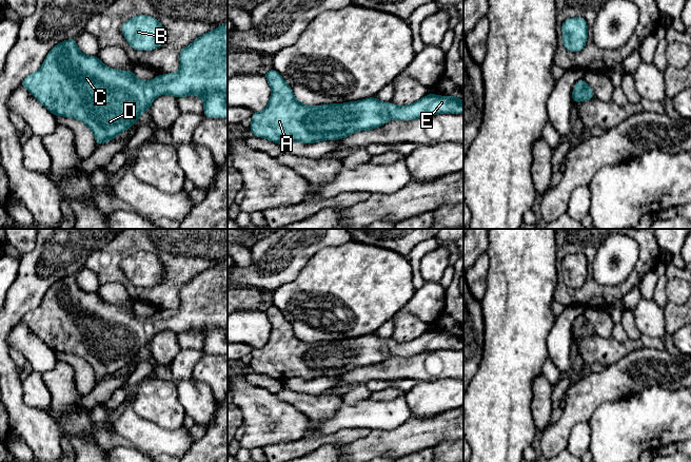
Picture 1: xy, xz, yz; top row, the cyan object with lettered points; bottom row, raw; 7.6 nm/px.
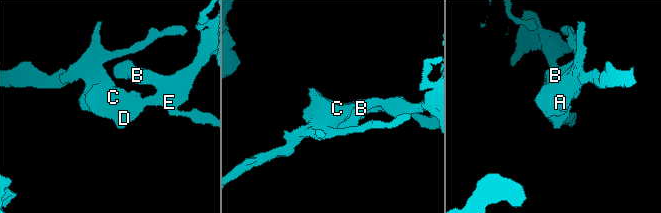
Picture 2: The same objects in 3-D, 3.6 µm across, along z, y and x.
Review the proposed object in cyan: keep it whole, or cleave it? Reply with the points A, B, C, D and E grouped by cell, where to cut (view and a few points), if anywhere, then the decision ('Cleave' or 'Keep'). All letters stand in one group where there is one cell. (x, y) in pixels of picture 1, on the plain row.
Groups: A B C D E. No split. Keep

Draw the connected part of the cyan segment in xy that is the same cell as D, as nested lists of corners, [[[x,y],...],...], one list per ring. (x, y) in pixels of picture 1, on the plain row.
[[[228,258],[197,273],[189,283],[182,284],[179,294],[180,306],[178,308],[157,311],[152,317],[143,317],[135,313],[133,306],[114,306],[104,302],[97,292],[82,290],[77,284],[76,274],[73,274],[55,282],[46,291],[42,303],[26,312],[21,322],[55,352],[72,353],[84,359],[94,369],[97,382],[112,377],[121,368],[129,366],[140,355],[142,348],[149,347],[159,331],[170,330],[176,334],[187,331],[199,332],[204,339],[205,353],[228,353],[228,344],[224,342],[224,336],[228,334]]]

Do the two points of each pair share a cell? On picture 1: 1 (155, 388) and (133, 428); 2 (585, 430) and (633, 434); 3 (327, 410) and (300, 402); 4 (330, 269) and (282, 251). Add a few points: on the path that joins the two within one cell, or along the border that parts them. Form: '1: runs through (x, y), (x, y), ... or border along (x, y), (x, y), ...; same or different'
1: border along (132, 406), (140, 417), (161, 427); different
2: border along (587, 423), (590, 428), (590, 449); different
3: runs through (320, 407), (307, 404); same
4: border along (329, 247), (319, 249), (293, 281); different

